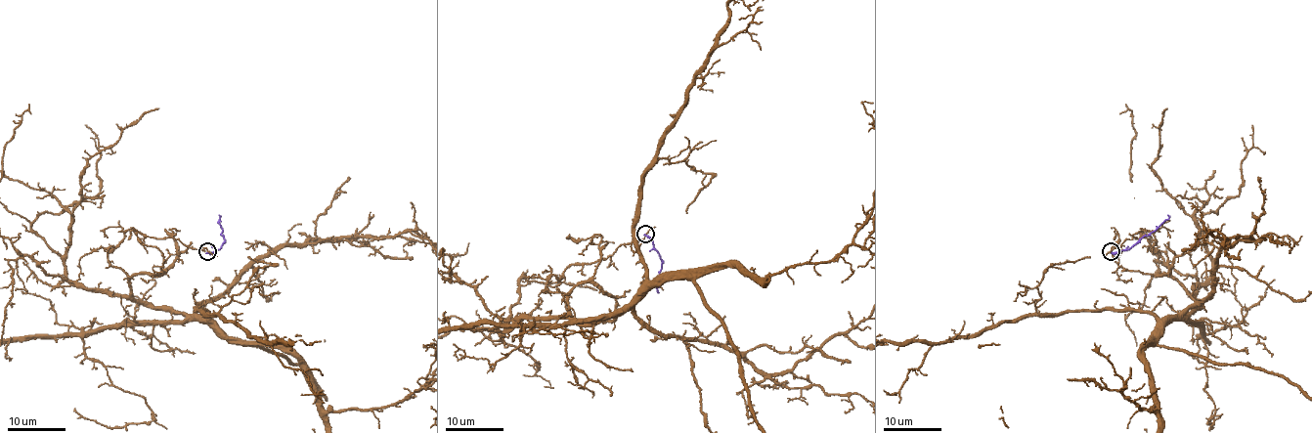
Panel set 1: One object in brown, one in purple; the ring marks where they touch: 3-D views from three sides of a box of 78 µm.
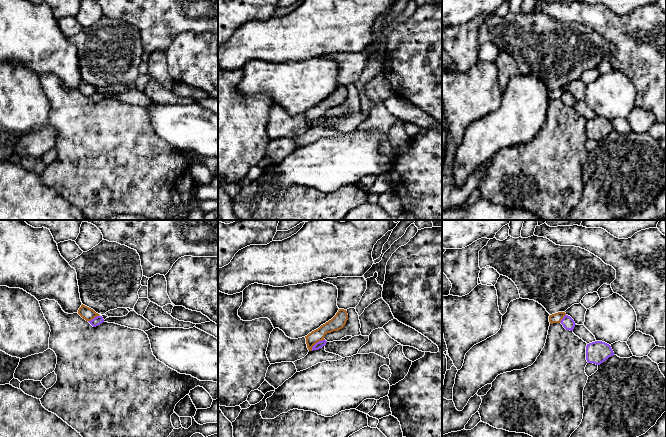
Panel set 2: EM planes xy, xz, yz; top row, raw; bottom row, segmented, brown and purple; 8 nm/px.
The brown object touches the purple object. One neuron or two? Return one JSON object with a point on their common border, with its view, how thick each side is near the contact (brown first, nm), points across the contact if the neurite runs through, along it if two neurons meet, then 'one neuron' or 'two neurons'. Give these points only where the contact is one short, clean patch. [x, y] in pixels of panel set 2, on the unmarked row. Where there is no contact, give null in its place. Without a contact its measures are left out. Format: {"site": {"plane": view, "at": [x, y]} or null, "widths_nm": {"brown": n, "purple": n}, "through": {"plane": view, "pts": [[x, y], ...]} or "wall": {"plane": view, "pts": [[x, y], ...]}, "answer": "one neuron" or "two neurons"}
{"site": {"plane": "xz", "at": [316, 118]}, "widths_nm": {"brown": 110, "purple": 60}, "wall": {"plane": "xz", "pts": [[324, 115], [317, 118], [311, 126]]}, "answer": "two neurons"}

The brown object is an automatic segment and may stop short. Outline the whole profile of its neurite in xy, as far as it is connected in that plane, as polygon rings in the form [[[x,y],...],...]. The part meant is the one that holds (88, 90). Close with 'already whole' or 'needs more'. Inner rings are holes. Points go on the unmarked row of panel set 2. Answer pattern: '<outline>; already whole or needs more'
[[[81,81],[81,83],[78,86],[78,90],[85,95],[86,97],[91,97],[92,95],[94,95],[97,92],[100,92],[98,89],[96,89],[93,85],[85,82],[85,81]]]; already whole

